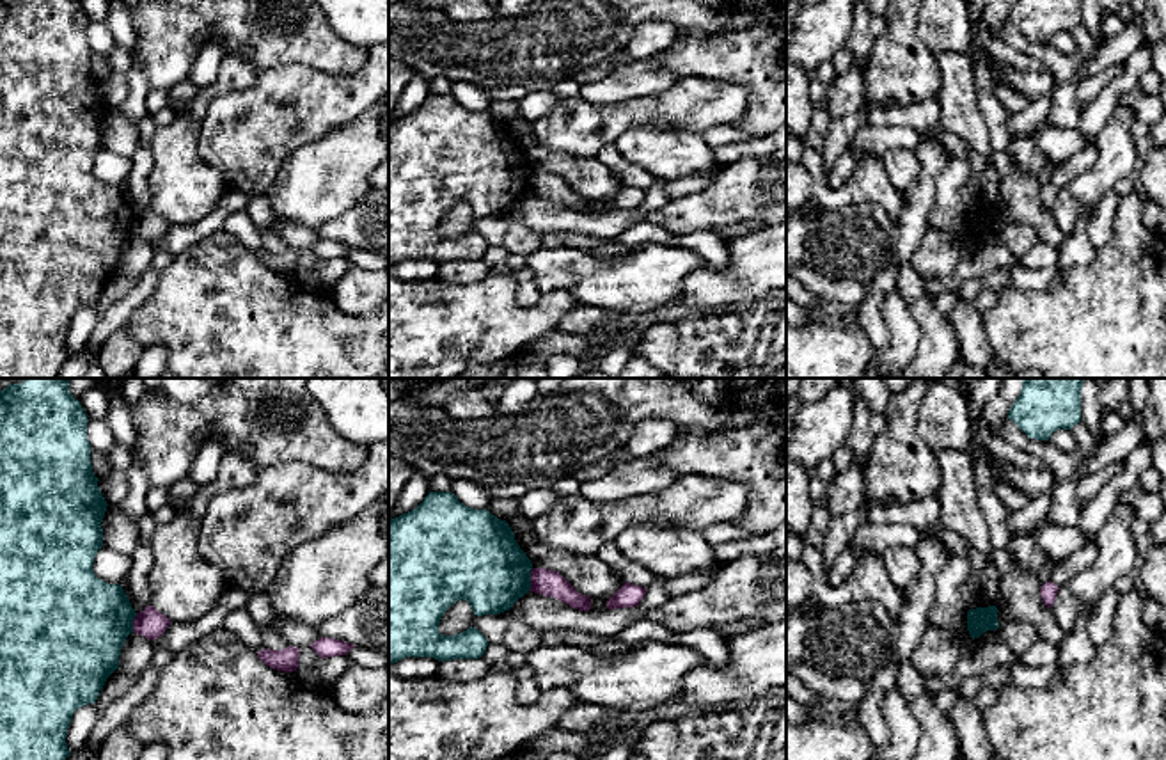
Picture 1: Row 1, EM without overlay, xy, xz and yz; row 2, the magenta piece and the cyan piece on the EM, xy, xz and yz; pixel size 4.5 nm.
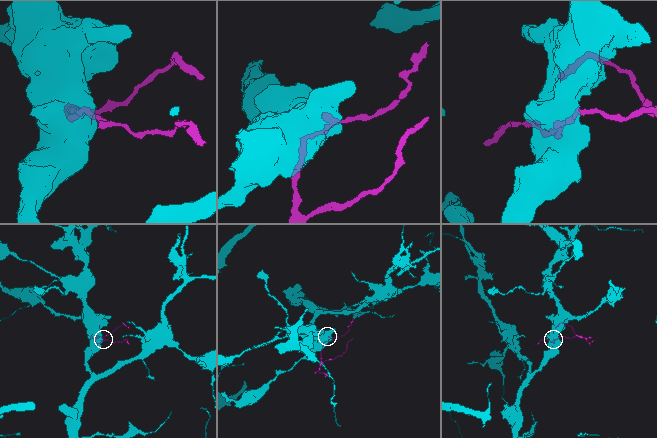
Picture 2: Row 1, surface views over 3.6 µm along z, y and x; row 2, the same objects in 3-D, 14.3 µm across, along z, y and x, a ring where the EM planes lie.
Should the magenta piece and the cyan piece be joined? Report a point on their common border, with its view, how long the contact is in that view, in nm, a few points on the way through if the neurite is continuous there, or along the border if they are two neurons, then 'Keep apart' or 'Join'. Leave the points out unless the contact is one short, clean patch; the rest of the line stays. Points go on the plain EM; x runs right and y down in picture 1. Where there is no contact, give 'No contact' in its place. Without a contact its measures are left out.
Touches magenta at xz (531, 182). Shared border 100 nm. Boundary: xz (533, 171), (529, 190). Keep apart

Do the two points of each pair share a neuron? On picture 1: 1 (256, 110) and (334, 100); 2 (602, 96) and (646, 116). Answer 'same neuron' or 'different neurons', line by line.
1: same neuron
2: different neurons

